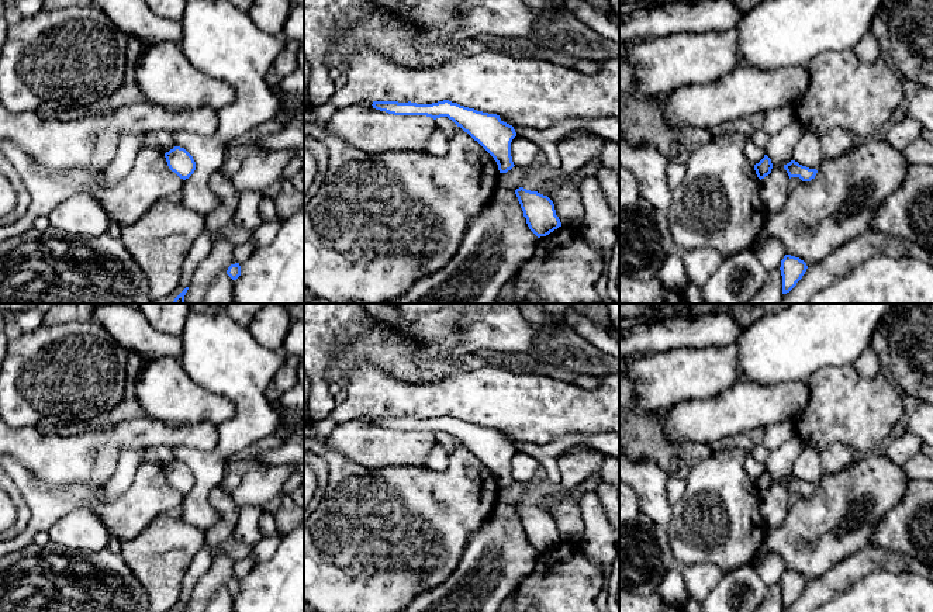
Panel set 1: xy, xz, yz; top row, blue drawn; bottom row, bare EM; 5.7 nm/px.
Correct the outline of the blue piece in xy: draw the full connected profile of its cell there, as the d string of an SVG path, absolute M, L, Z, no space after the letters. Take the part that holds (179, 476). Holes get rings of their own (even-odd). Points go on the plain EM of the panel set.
M174 461L165 468L165 473L169 484L183 495L189 494L196 485L196 477L184 463Z

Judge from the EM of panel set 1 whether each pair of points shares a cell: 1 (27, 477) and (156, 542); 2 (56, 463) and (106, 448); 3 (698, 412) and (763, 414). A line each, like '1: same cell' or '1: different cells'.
1: different cells
2: same cell
3: same cell

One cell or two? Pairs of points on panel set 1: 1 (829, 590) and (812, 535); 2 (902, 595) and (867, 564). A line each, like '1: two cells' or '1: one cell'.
1: two cells
2: two cells

